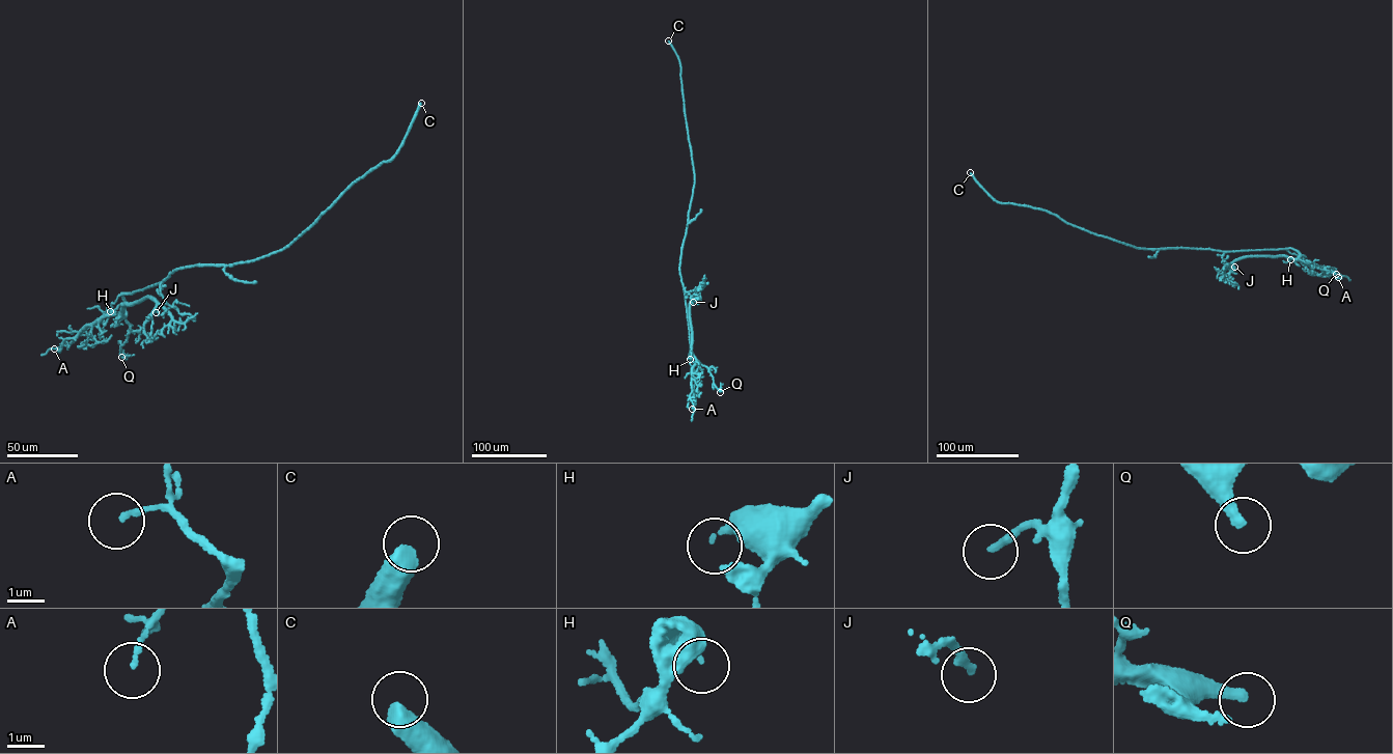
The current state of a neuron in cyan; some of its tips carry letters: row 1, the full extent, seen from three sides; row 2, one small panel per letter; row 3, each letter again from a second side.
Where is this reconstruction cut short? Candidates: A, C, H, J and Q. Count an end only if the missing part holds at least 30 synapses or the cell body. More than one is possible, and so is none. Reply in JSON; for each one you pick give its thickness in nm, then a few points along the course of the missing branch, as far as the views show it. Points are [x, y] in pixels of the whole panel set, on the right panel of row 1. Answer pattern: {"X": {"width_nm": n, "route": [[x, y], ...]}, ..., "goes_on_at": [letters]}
{"C": {"width_nm": 500}, "Q": {"width_nm": 300, "route": [[1336, 274], [1354, 276], [1354, 286]]}, "goes_on_at": ["C", "Q"]}

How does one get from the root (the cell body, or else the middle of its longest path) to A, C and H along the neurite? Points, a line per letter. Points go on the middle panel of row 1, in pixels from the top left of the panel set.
A: (683, 245), (679, 274), (690, 358), (699, 364), (692, 370), (692, 409)
C: (683, 245), (694, 175), (680, 65), (668, 40)
H: (683, 245), (679, 274), (690, 358), (699, 364), (691, 354), (690, 359)

